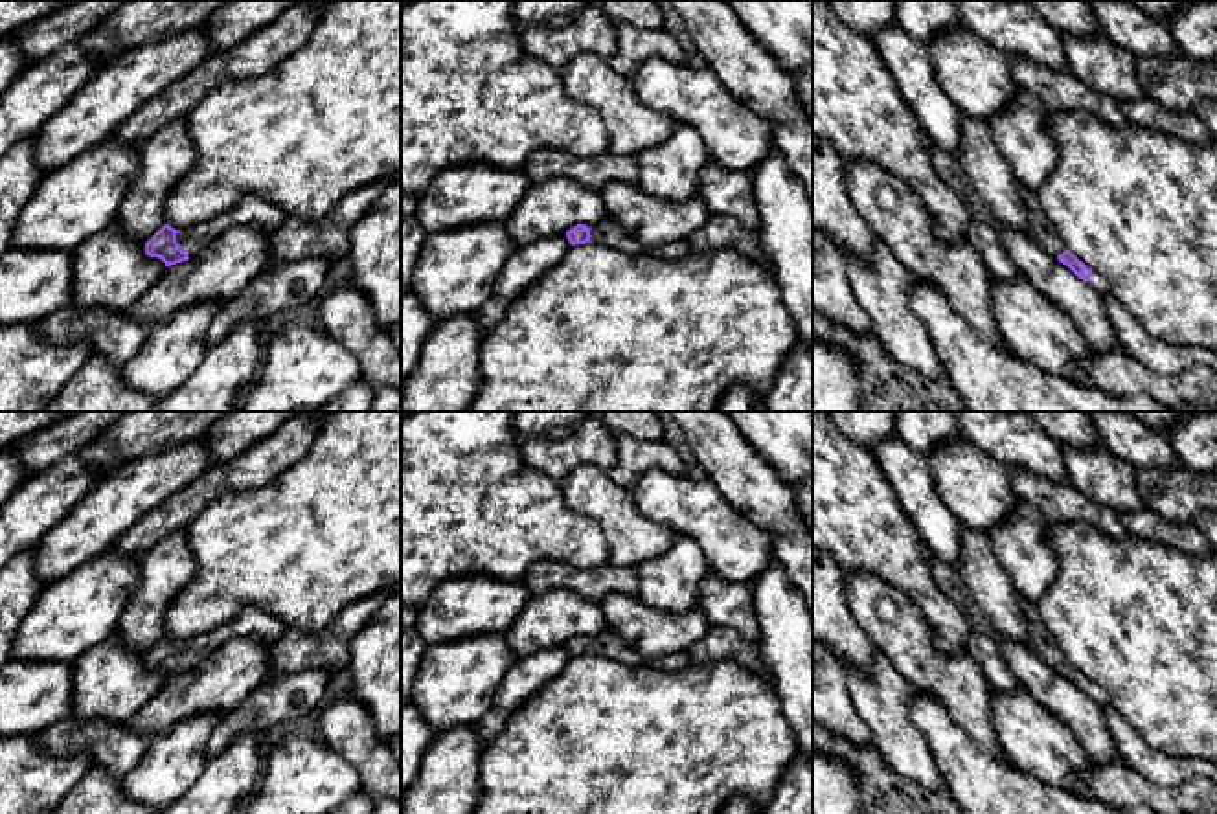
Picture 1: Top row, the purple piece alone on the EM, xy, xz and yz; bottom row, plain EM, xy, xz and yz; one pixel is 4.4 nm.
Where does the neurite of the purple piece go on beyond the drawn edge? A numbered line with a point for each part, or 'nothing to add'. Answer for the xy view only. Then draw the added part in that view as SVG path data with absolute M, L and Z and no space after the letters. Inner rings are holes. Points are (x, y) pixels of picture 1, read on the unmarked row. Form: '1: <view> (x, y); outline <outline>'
1: xy (252, 621); outline M245 606L233 621L224 623L199 638L178 641L176 654L188 663L188 669L195 669L206 656L235 634L259 638L265 645L274 645L285 628L285 623L270 612L257 606Z

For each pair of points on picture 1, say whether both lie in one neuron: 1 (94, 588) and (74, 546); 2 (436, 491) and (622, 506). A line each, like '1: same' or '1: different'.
1: different
2: different

